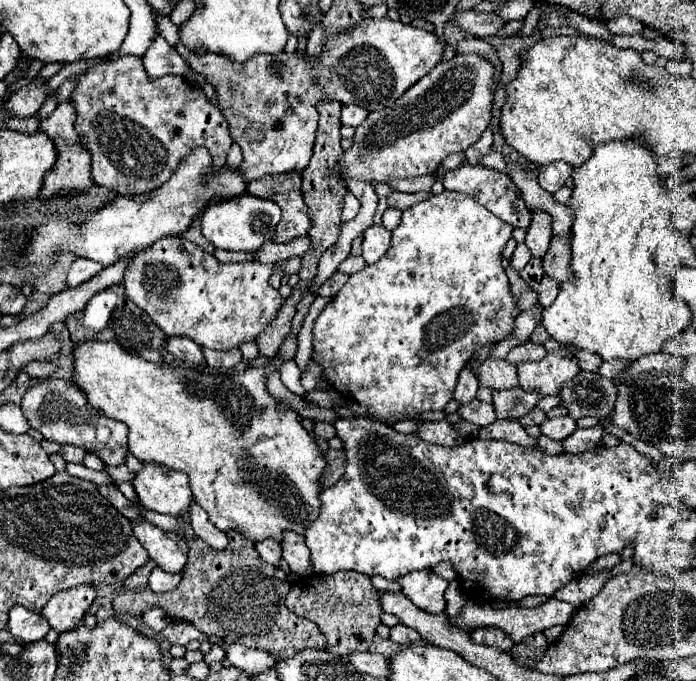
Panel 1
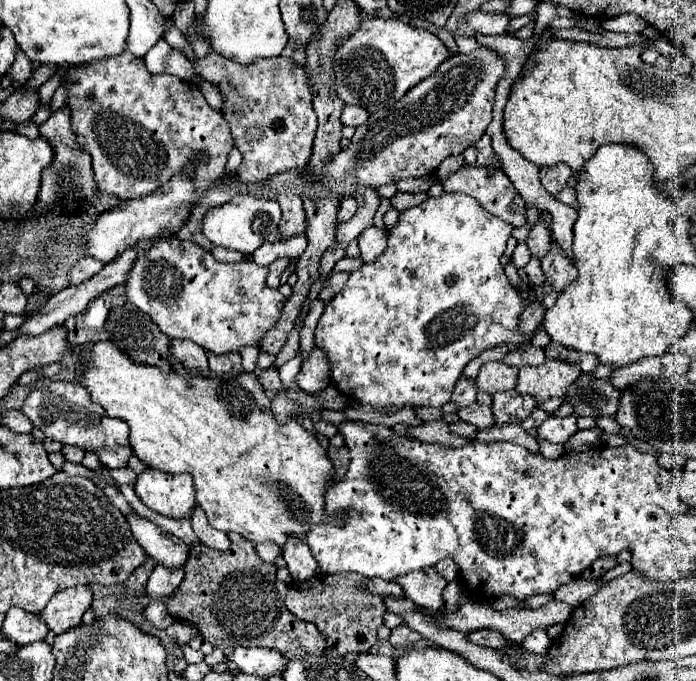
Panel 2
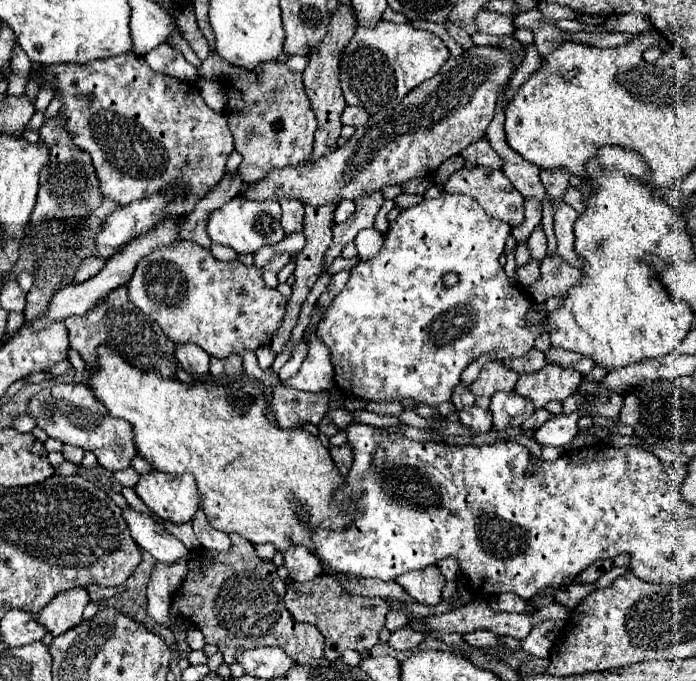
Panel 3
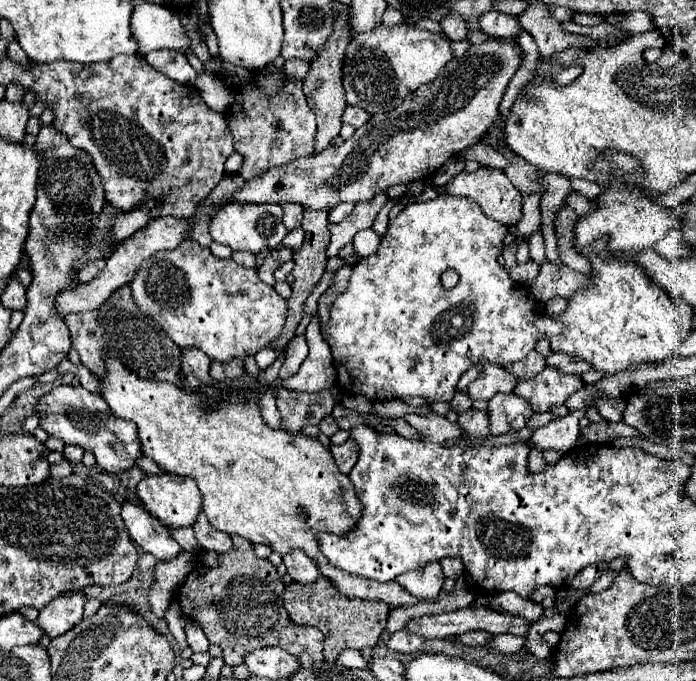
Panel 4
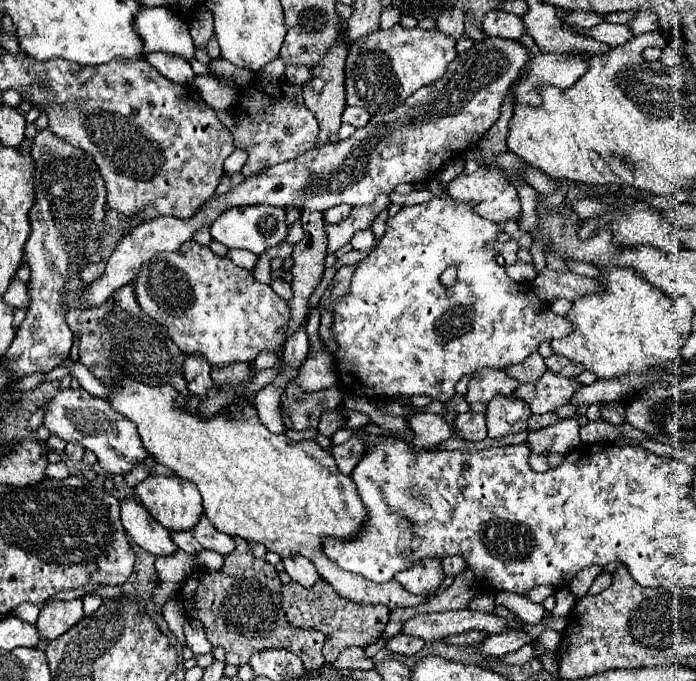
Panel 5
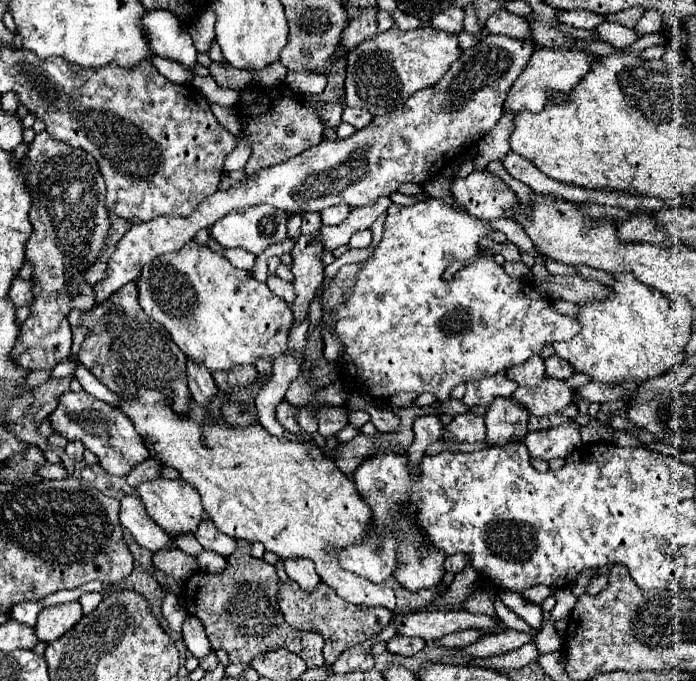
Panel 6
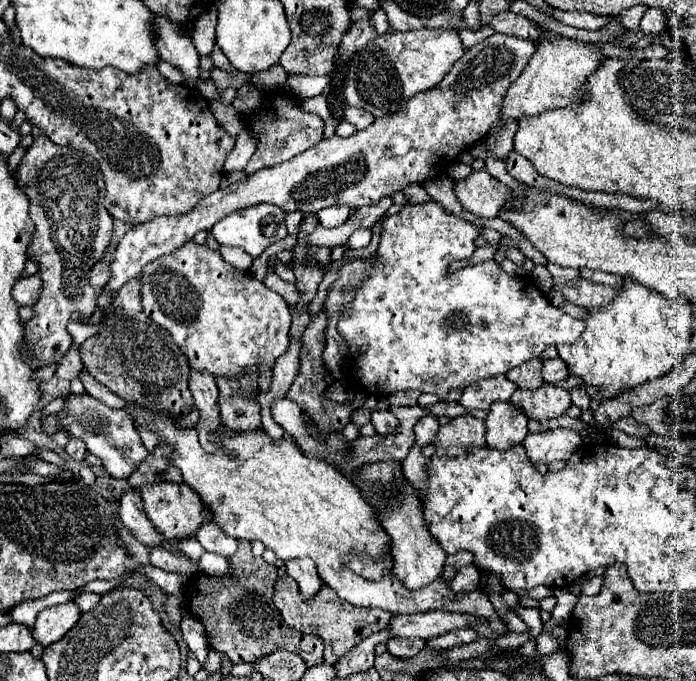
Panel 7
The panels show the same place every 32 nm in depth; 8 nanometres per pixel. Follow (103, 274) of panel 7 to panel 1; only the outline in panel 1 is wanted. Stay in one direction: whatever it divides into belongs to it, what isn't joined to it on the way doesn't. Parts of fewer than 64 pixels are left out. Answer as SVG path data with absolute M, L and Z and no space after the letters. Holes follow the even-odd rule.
M76 258L76 260L72 262L72 266L70 266L68 276L66 276L66 284L68 284L68 288L76 288L76 286L80 286L82 282L94 278L100 270L102 270L100 264L92 262L92 260L88 260L88 258Z

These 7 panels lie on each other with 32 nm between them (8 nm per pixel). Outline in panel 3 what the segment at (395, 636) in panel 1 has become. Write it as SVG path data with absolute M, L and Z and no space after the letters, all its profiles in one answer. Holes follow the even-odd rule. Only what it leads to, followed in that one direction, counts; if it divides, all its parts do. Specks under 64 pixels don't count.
M404 626L404 628L398 628L396 632L390 634L388 644L396 650L416 650L422 640L424 640L424 634L412 630L410 626Z

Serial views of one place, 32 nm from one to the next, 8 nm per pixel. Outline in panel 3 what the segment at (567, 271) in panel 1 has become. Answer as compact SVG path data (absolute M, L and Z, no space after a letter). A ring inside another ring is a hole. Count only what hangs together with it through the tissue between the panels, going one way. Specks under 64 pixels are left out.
M546 256L542 260L542 278L530 286L530 294L536 302L544 302L550 296L564 296L570 286L580 280L580 270L572 268L562 256Z

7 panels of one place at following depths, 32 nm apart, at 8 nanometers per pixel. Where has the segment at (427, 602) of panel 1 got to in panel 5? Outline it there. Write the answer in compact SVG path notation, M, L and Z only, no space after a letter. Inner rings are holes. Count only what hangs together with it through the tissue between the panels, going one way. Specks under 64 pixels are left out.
M430 558L424 560L422 564L412 566L410 570L404 570L400 574L396 574L396 580L412 594L416 596L426 596L432 598L436 596L442 580L444 580L444 572L442 572L442 564L440 558Z

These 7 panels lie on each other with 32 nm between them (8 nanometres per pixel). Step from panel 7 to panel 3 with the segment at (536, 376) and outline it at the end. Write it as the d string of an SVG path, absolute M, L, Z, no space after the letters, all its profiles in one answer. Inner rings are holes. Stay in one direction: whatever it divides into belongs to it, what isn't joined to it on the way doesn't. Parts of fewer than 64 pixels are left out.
M530 348L526 352L526 356L522 356L520 360L506 360L506 366L516 370L516 372L530 372L530 370L540 370L546 364L546 358L540 350Z

